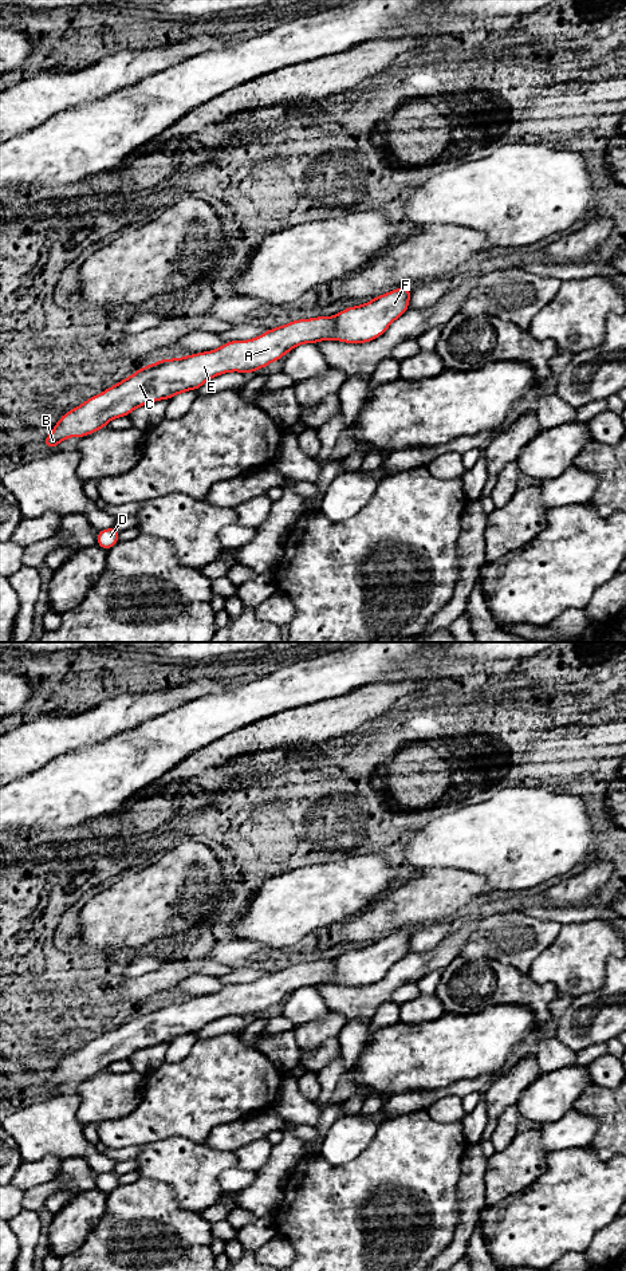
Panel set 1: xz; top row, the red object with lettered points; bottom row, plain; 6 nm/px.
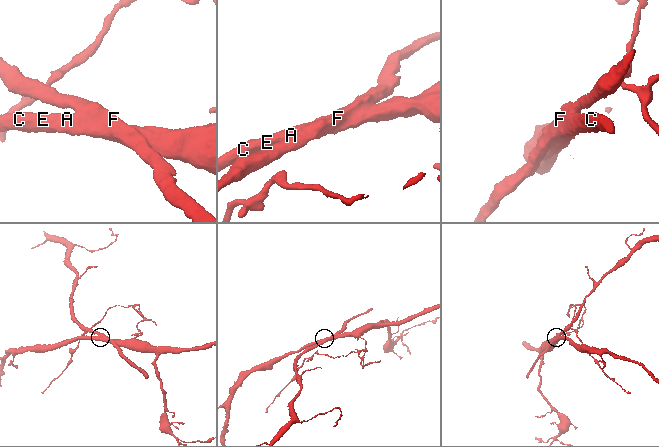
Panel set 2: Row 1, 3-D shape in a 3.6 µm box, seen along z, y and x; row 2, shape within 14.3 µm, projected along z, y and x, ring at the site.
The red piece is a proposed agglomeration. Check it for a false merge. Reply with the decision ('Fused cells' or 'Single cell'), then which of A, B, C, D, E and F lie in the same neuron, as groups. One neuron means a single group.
Single cell. Groups: A B C D E F

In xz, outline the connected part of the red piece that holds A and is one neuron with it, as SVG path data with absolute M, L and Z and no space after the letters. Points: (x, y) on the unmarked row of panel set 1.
M401 930L334 960L291 964L249 984L231 984L212 995L150 1007L64 1056L42 1086L56 1091L72 1079L86 1081L139 1050L197 1034L213 1020L231 1015L255 1016L304 987L374 984L408 955L412 936Z

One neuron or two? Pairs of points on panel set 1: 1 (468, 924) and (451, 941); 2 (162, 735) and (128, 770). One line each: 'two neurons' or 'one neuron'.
1: one neuron
2: one neuron

